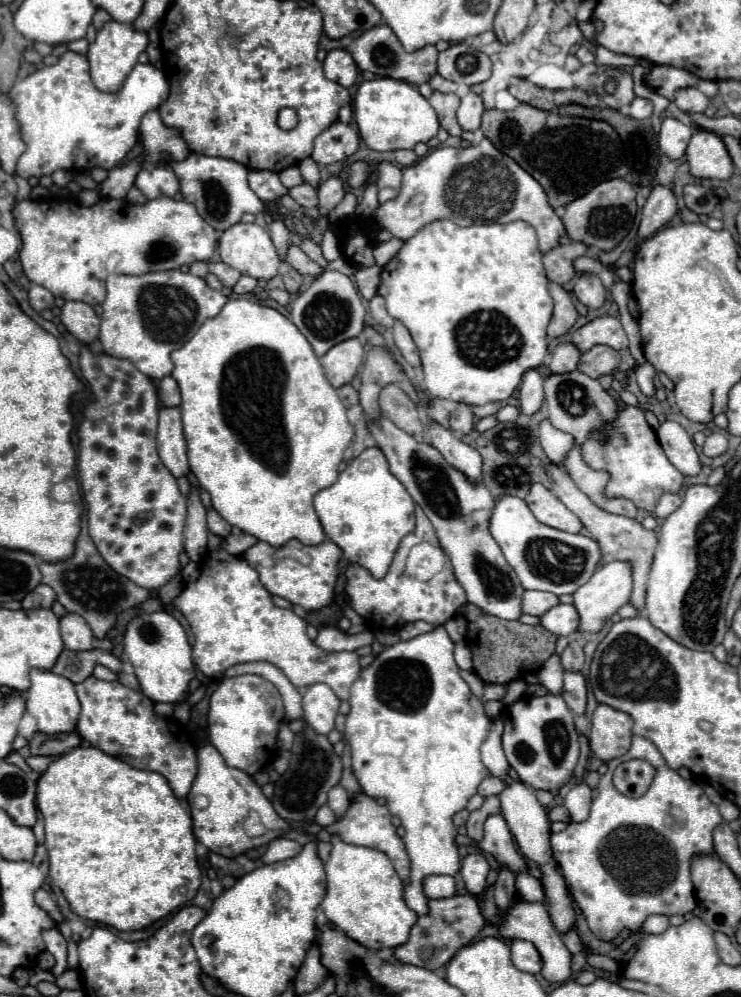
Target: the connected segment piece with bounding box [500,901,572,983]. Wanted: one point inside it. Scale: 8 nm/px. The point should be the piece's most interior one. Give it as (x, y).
(530, 921)

